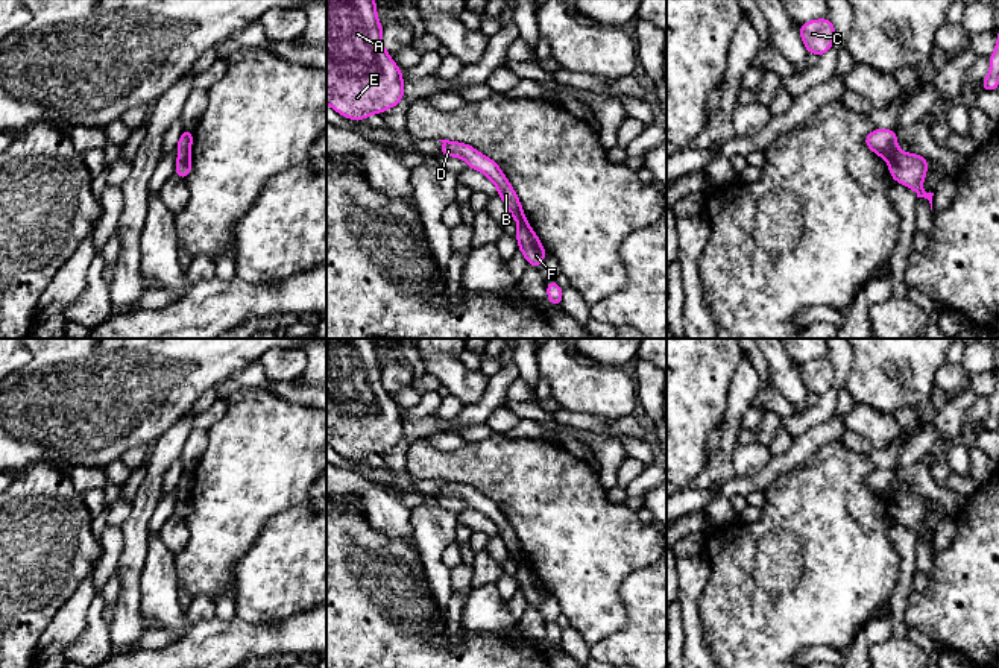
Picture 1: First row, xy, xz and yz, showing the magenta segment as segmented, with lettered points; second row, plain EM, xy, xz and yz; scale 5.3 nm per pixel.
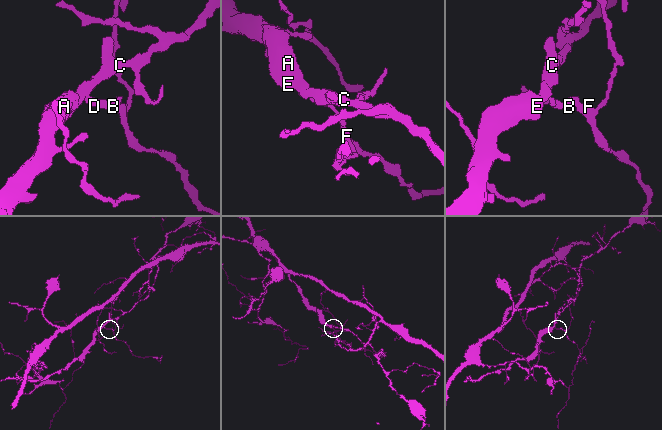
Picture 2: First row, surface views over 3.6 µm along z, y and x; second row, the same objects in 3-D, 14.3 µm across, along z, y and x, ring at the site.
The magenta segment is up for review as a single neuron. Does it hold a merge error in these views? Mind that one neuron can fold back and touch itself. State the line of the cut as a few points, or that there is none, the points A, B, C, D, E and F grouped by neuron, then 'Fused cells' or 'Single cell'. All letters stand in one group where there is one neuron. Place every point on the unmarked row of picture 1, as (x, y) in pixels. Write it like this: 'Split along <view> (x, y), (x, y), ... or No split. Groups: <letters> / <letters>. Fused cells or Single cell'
Split along yz (901, 492), (888, 501). Groups: A B C D E / F. Fused cells

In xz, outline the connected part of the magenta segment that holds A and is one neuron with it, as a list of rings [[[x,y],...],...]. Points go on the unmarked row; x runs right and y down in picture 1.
[[[326,339],[326,443],[340,455],[364,460],[398,445],[404,416],[381,381],[373,339]]]

